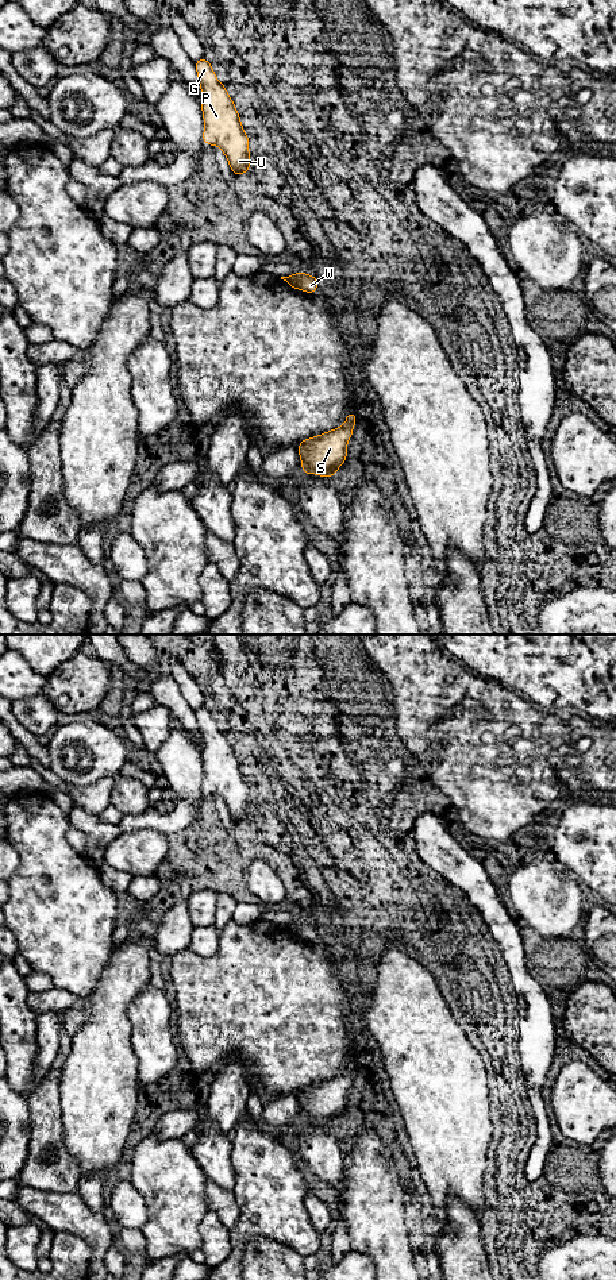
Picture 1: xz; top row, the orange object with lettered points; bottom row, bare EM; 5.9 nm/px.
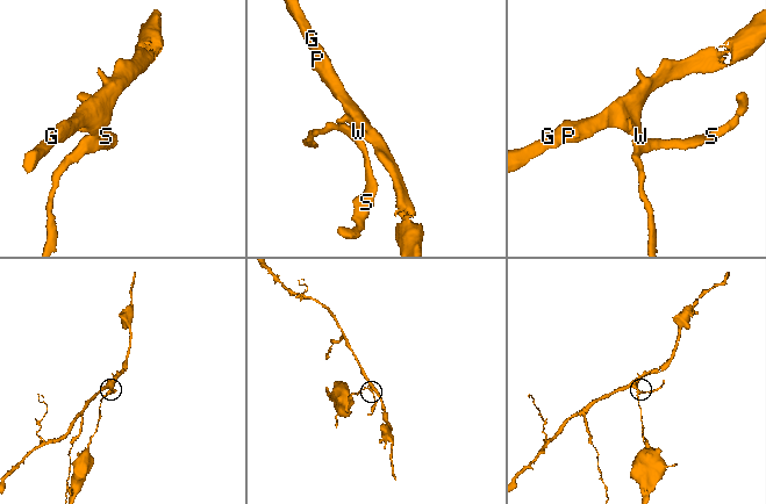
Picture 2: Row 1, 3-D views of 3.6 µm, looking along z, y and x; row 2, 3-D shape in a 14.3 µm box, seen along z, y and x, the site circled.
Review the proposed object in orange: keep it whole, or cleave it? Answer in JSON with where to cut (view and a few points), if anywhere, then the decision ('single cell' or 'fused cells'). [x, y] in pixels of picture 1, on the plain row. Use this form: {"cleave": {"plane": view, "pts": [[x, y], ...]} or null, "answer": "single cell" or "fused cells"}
{"cleave": {"plane": "xz", "pts": [[293, 924], [300, 936]]}, "answer": "fused cells"}

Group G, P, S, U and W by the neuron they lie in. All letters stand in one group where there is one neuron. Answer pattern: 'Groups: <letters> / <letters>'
Groups: G P U W / S

